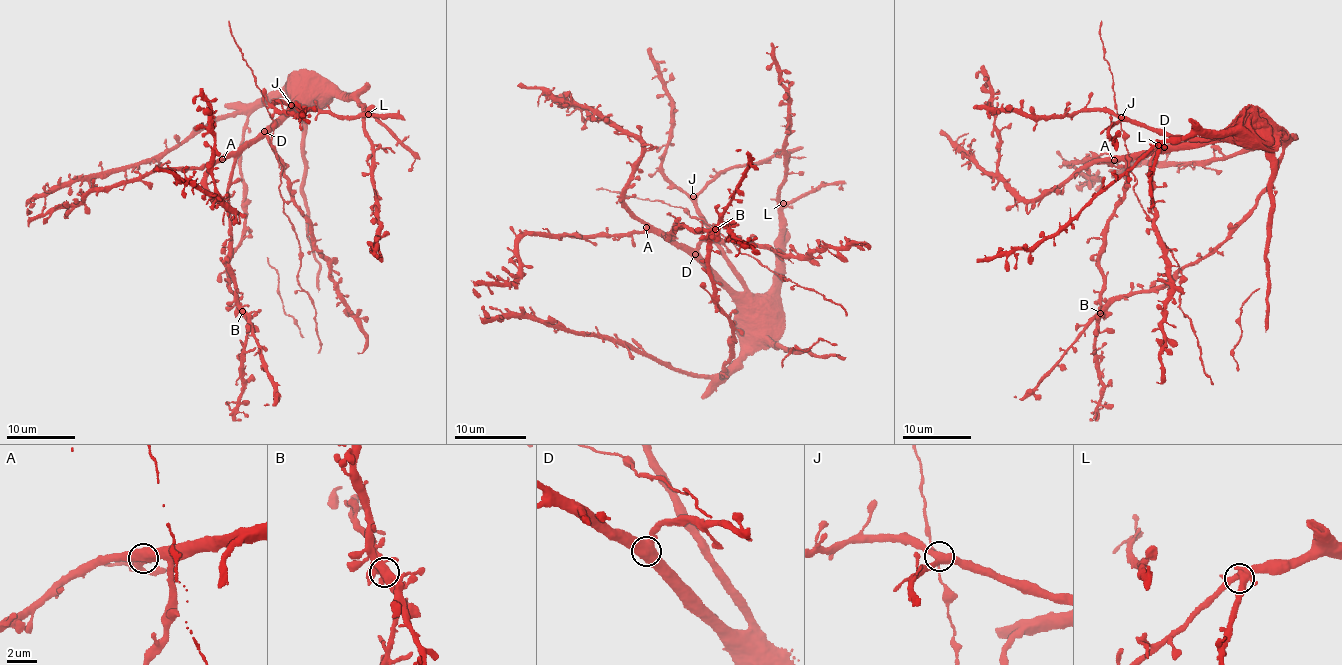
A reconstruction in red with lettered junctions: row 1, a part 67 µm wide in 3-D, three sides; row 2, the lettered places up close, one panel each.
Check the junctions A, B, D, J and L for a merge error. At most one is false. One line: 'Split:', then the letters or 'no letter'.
Split: no letter

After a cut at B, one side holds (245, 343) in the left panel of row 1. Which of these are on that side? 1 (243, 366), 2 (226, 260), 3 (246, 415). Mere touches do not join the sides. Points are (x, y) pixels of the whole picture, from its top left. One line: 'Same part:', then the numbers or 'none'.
Same part: 1, 2, 3

